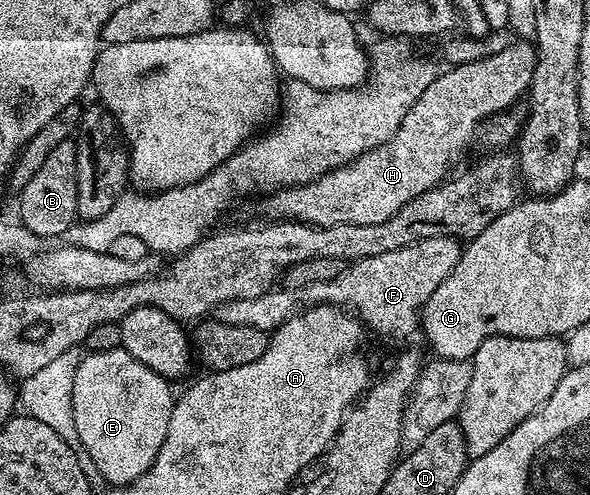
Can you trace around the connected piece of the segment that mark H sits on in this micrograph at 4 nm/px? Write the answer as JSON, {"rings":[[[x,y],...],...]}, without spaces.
{"rings":[[[507,42],[500,53],[485,55],[471,63],[460,63],[447,66],[446,72],[435,74],[432,85],[420,93],[420,97],[404,113],[404,121],[400,121],[400,129],[384,145],[356,157],[351,163],[345,163],[334,171],[329,171],[311,183],[303,183],[297,187],[284,187],[267,194],[262,203],[262,211],[270,221],[293,221],[309,223],[312,227],[328,225],[380,225],[380,221],[388,221],[394,213],[404,209],[412,197],[420,197],[420,193],[428,193],[428,189],[438,186],[455,170],[454,166],[466,155],[470,142],[474,139],[474,130],[481,128],[493,115],[501,111],[509,111],[515,106],[518,98],[525,96],[530,90],[530,82],[538,64],[538,52],[535,44]]]}

